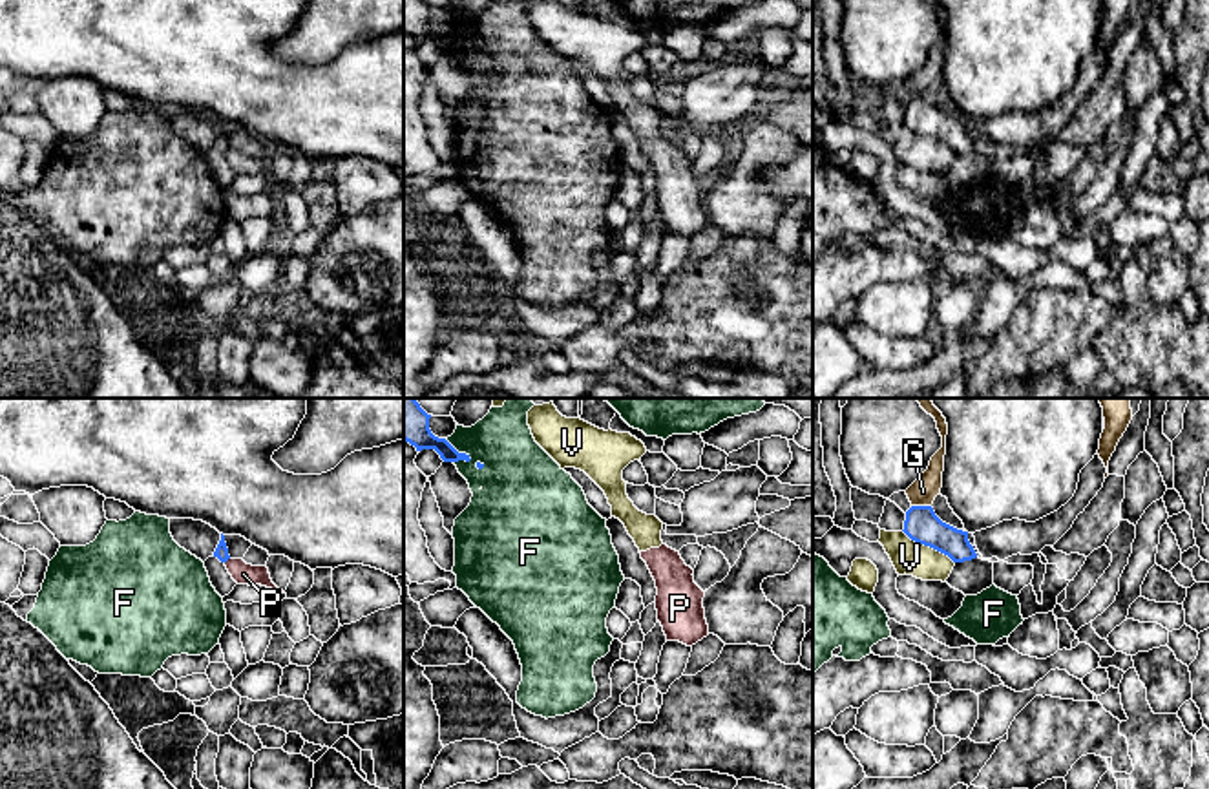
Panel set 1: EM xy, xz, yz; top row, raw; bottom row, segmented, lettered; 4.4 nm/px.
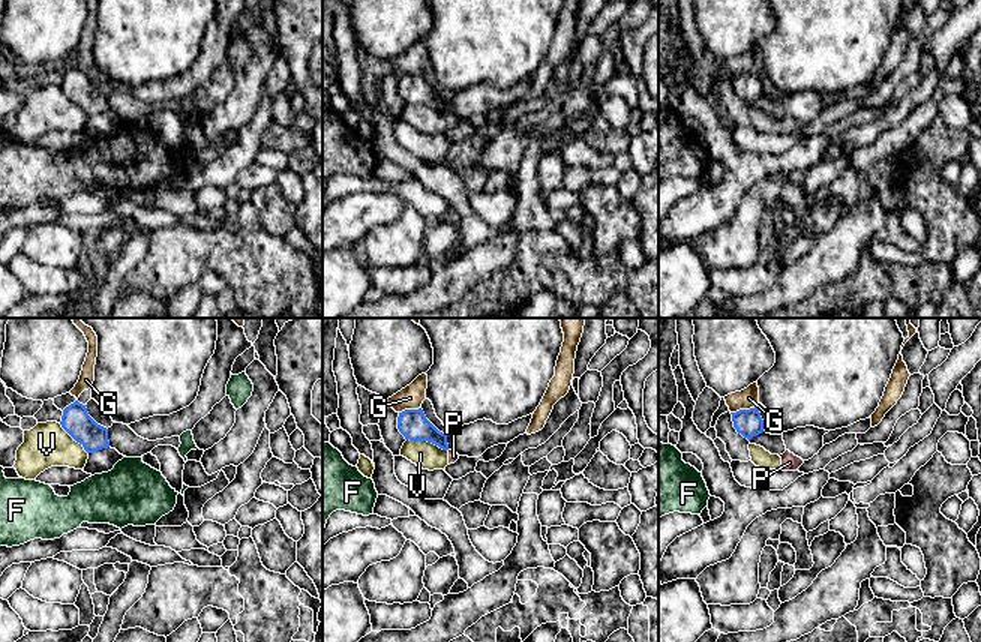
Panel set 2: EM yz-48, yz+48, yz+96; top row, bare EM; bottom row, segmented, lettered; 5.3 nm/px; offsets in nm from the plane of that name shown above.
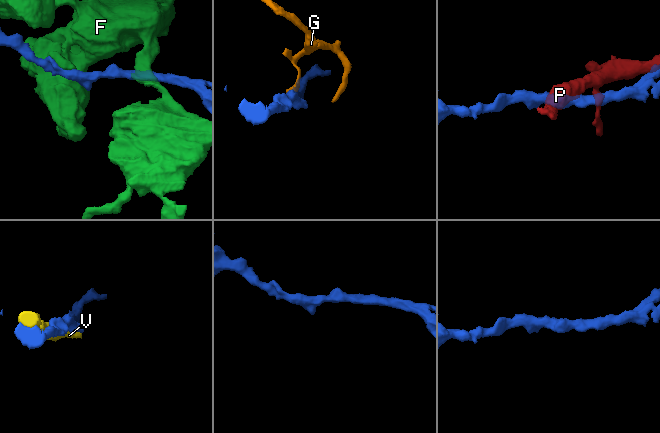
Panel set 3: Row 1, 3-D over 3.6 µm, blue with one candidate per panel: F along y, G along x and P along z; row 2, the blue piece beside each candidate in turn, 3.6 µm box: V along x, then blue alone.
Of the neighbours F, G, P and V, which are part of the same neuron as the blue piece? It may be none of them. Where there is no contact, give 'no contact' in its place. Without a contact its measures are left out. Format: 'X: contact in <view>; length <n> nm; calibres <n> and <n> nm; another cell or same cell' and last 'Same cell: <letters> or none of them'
F: contact in xz; length 160 nm; calibres 170 and 260 nm; another cell
G: contact in yz; length 90 nm; calibres 150 and 120 nm; another cell
P: contact in xy; length 40 nm; calibres 60 and 100 nm; another cell
V: contact in yz; length 280 nm; calibres 150 and 150 nm; another cell
Same cell: none of them

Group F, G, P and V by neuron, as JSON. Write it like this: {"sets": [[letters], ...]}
{"sets": [["F"], ["G"], ["P", "V"]]}

